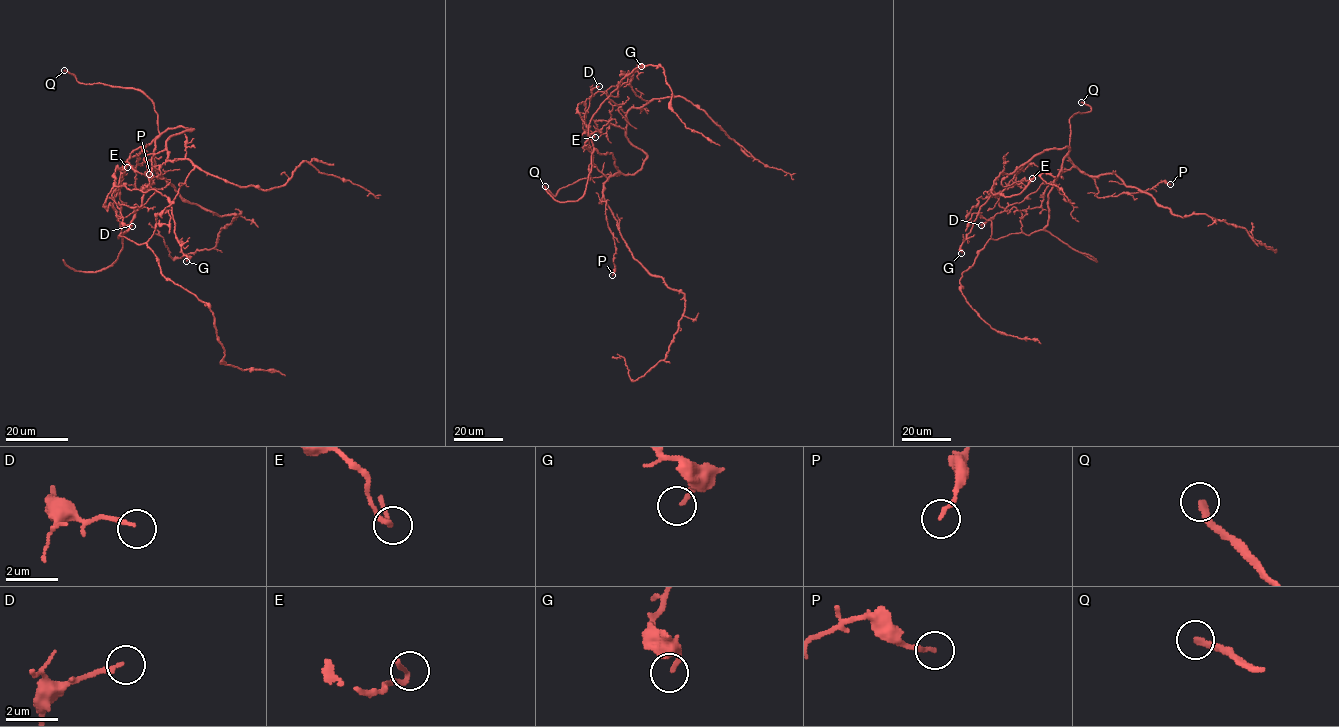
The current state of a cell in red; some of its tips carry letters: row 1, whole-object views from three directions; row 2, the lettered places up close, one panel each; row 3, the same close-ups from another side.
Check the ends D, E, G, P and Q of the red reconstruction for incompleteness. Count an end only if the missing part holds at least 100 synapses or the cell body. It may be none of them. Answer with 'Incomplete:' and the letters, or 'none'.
Incomplete: none

